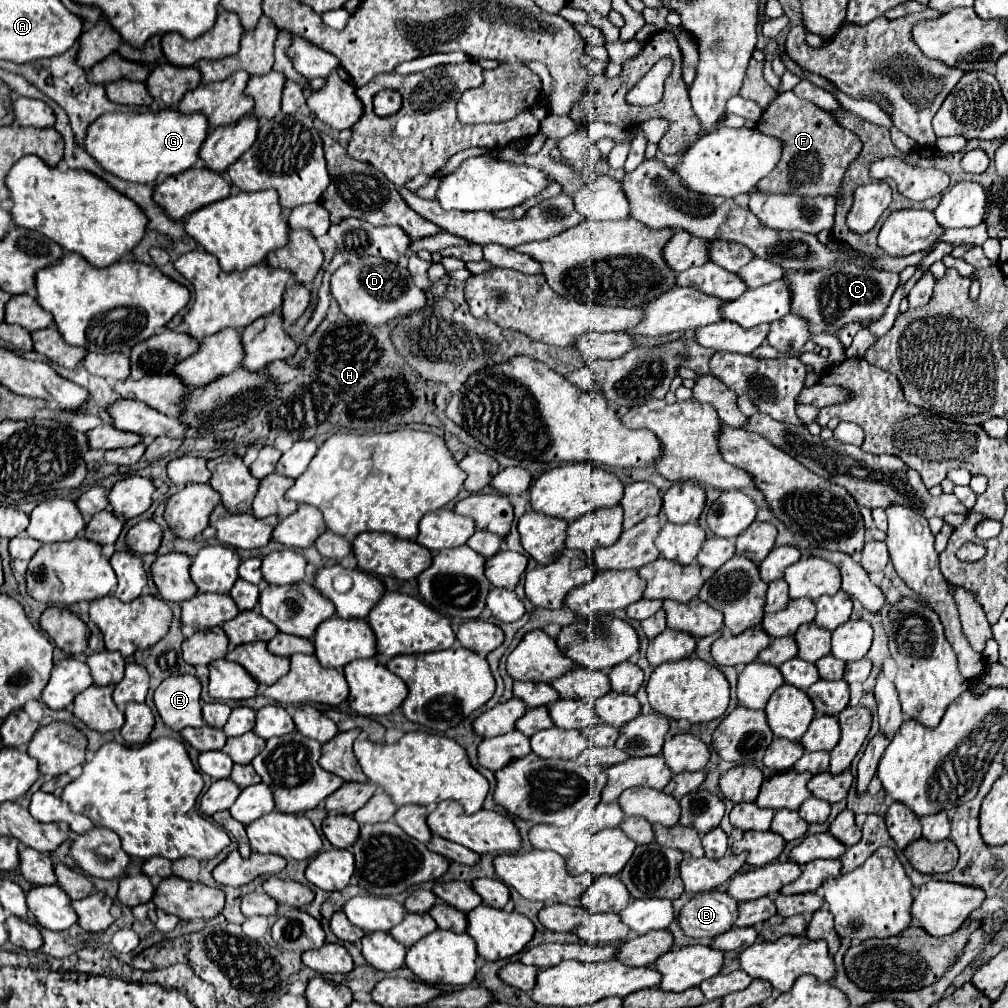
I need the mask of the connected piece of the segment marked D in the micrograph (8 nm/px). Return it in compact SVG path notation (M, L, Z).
M358 258L342 264L330 278L330 292L336 298L340 310L356 322L364 322L370 326L386 324L392 318L408 316L418 312L426 304L426 296L420 288L414 286L410 272L394 262L384 258Z

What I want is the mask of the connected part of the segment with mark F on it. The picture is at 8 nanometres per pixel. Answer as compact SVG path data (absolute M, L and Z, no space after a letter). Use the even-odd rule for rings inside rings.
M794 92L780 94L764 112L758 122L758 130L766 136L780 138L782 156L776 168L758 182L764 192L796 192L800 196L840 196L844 172L860 154L860 138L844 130L832 116L816 104L796 98Z

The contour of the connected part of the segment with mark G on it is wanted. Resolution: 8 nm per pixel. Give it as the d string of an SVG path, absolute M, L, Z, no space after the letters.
M160 110L160 112L108 112L96 118L88 130L86 130L86 140L84 148L86 152L110 174L134 182L134 184L156 184L162 178L176 176L190 166L198 162L198 148L208 136L208 120L202 114L180 114L178 110Z

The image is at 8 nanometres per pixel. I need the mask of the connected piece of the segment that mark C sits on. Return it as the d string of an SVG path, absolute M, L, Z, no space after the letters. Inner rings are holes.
M838 262L832 268L818 268L812 272L784 272L784 280L790 288L790 312L806 318L812 334L836 334L850 322L860 322L864 318L878 320L890 304L890 298L898 286L896 272L868 270L848 262Z

